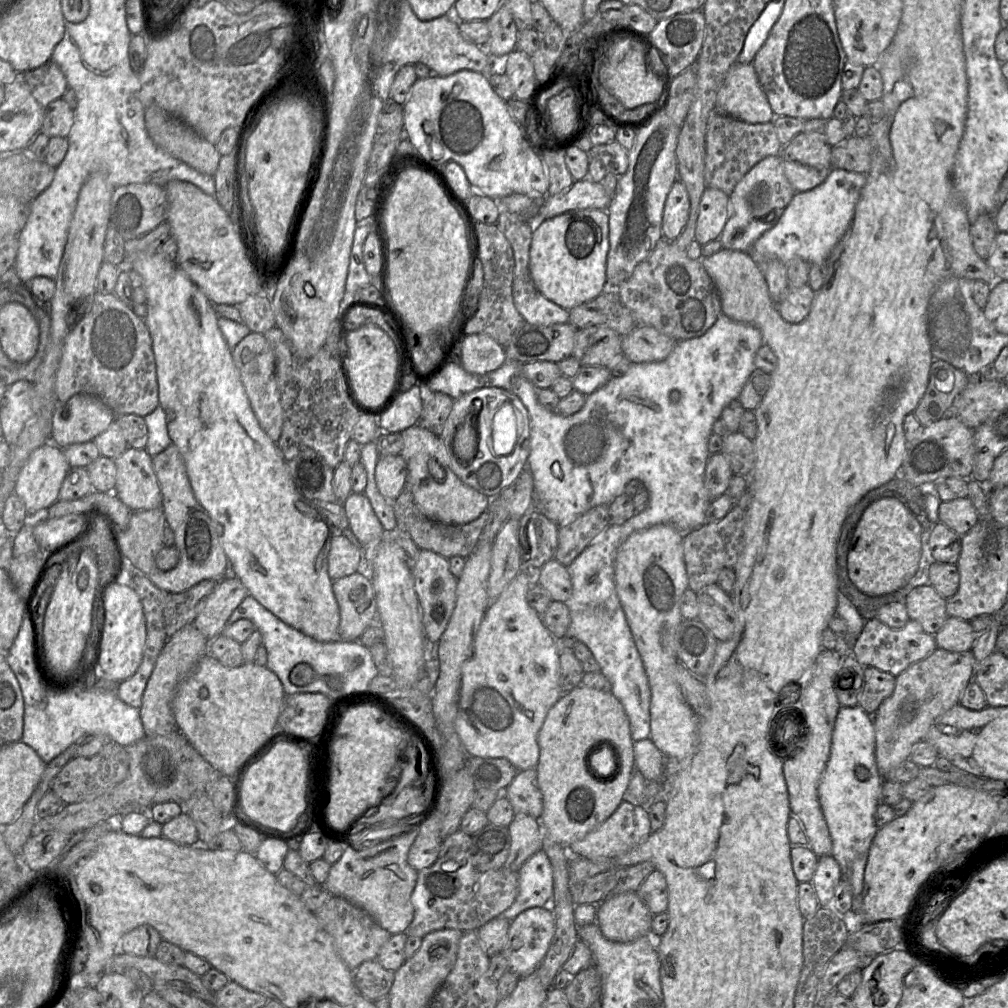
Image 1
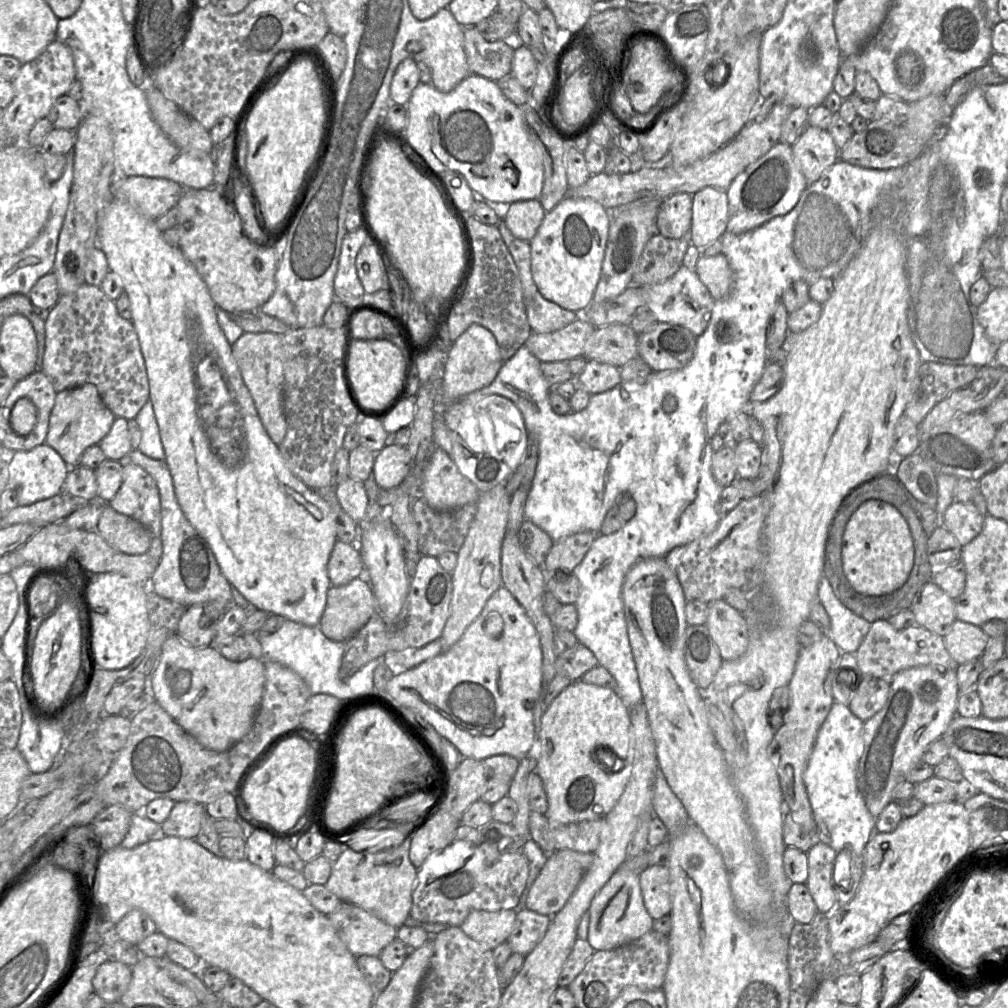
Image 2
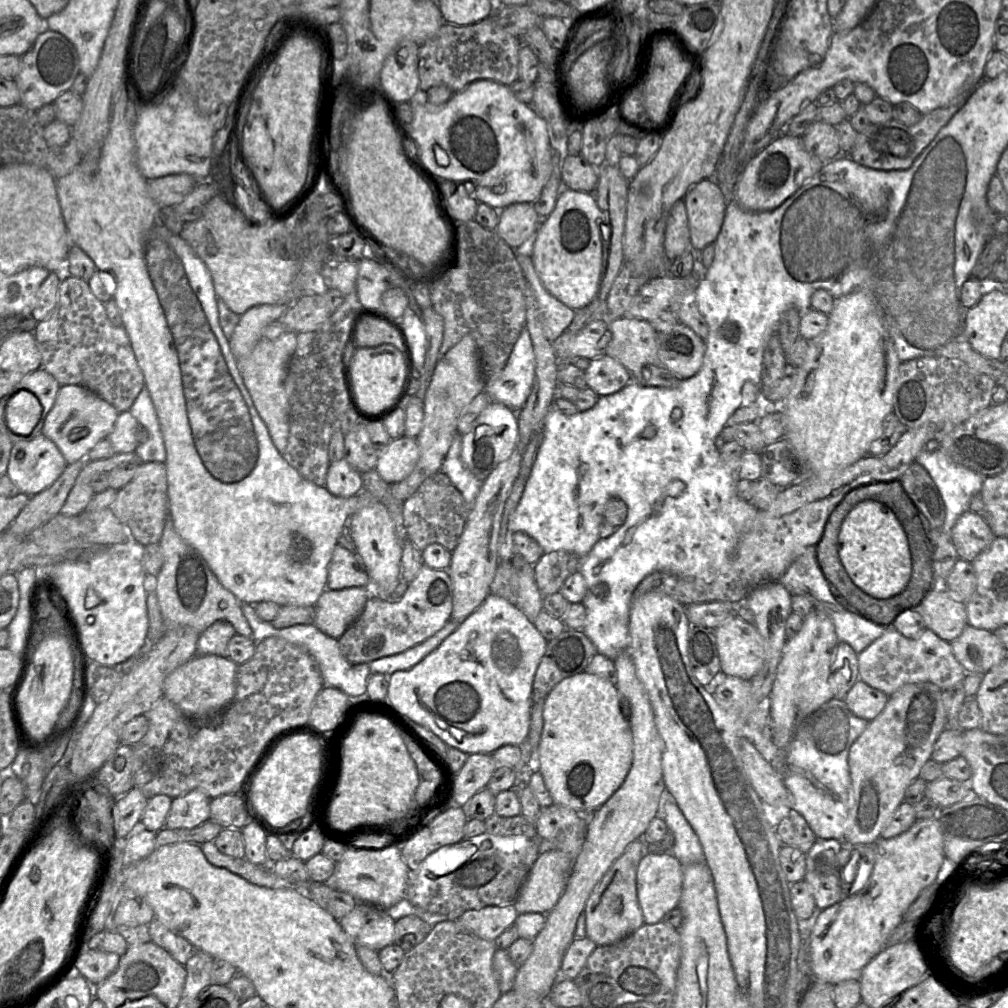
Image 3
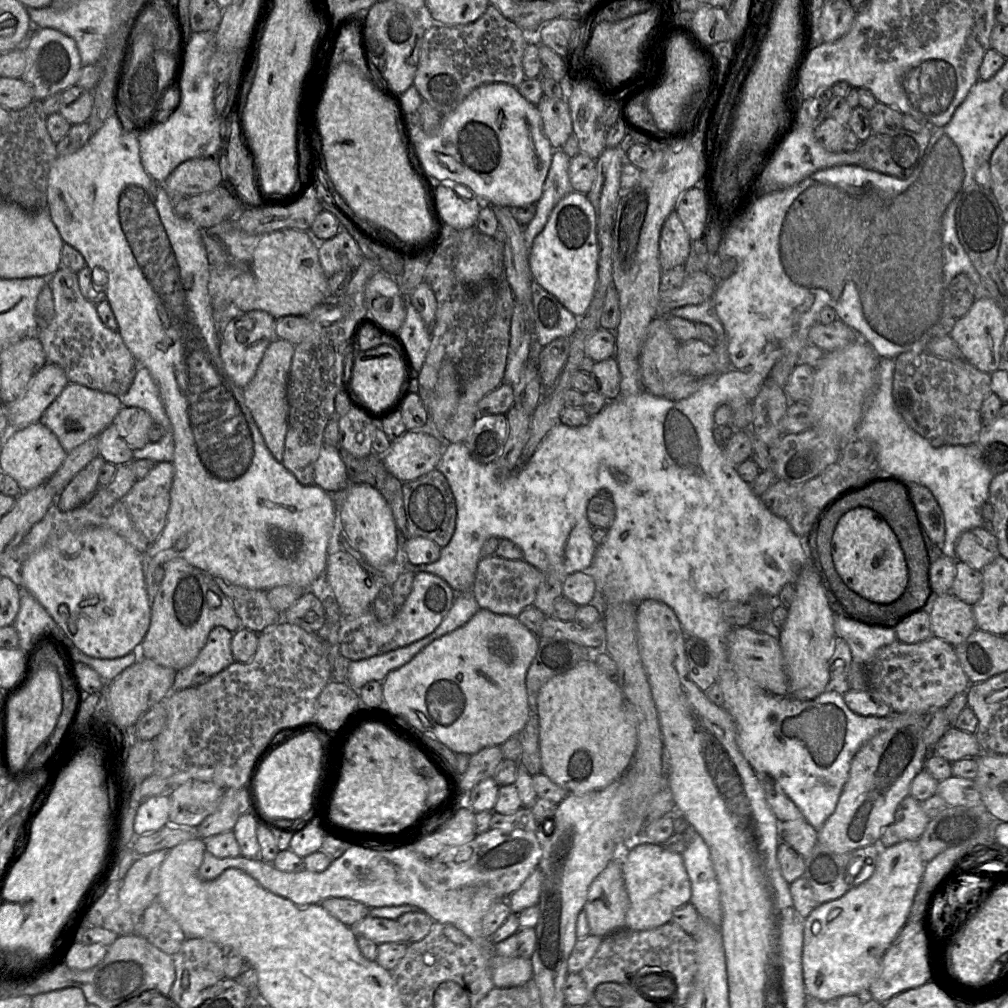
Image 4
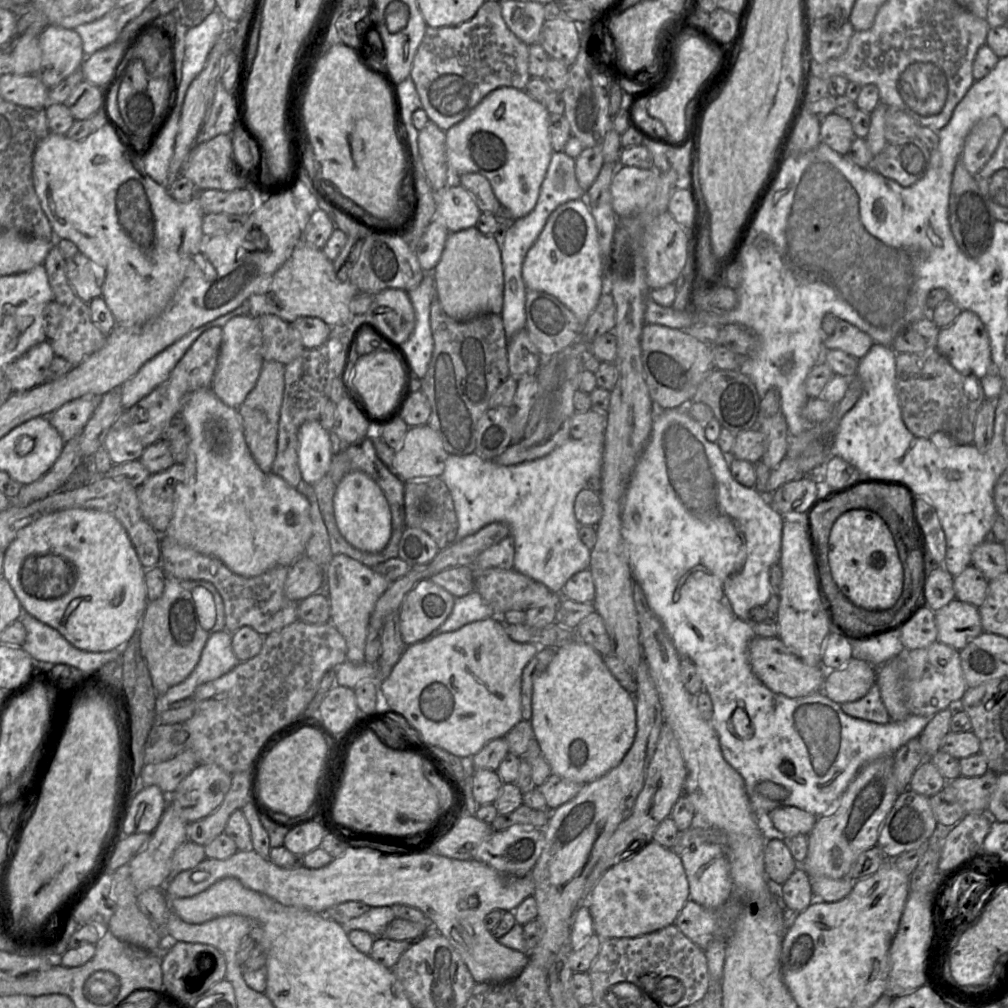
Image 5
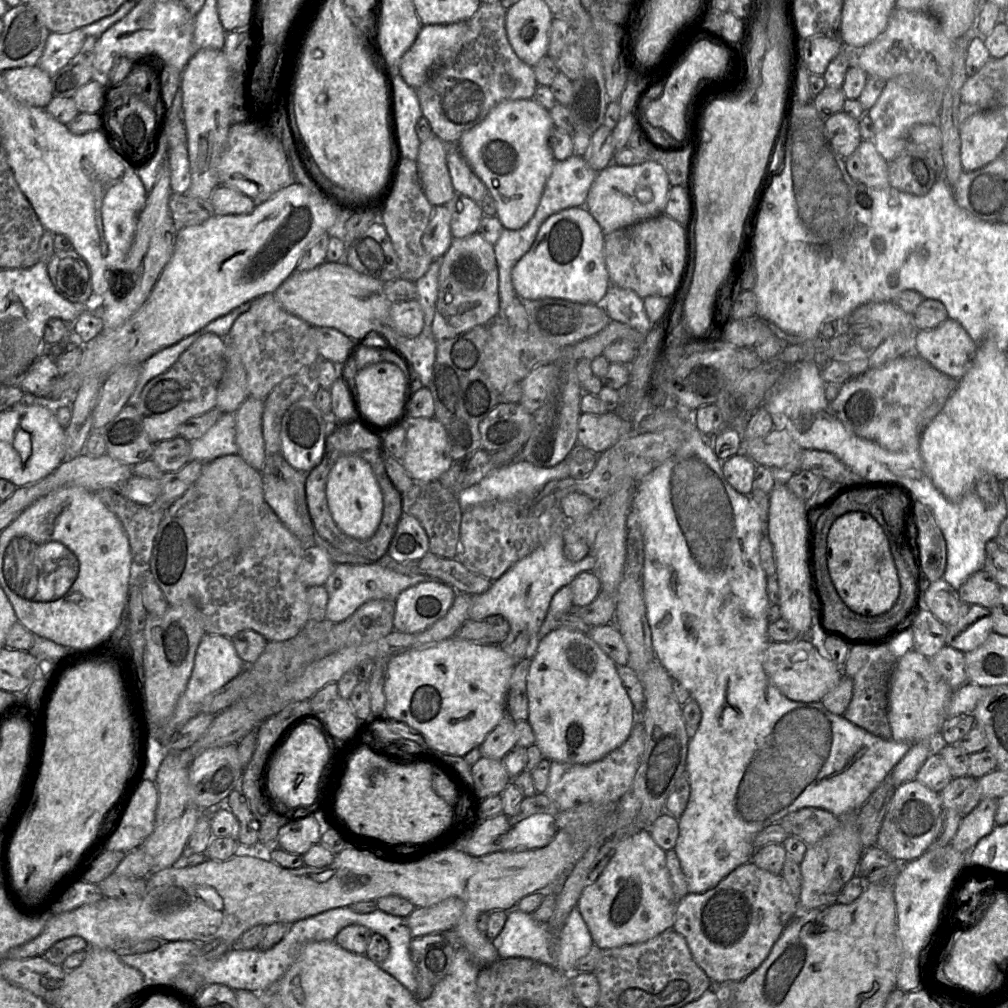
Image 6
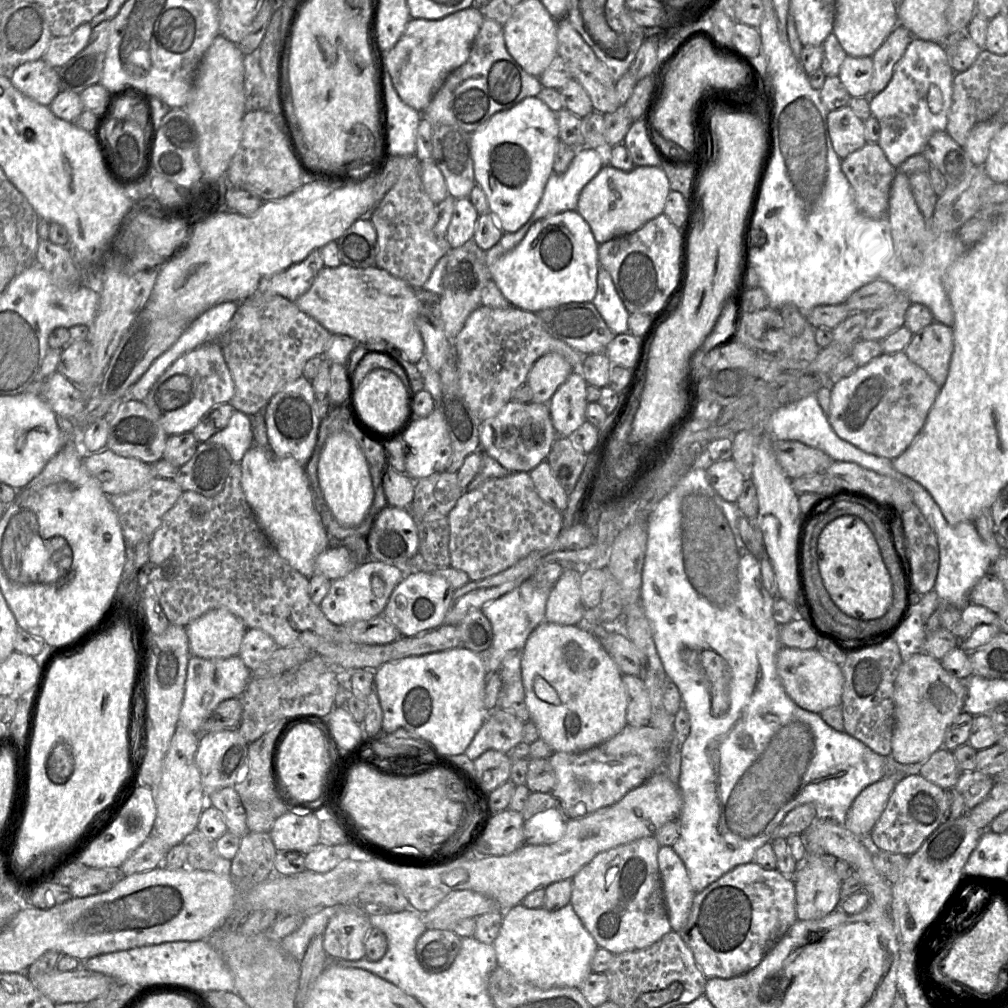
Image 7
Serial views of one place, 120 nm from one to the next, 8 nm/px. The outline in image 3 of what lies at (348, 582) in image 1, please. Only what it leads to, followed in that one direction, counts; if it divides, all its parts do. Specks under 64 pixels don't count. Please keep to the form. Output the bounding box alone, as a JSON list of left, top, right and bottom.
[314,587,372,640]

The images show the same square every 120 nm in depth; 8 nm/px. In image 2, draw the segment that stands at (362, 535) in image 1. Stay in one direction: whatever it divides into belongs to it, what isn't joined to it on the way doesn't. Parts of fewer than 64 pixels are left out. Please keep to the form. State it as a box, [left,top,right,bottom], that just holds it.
[334,477,369,524]

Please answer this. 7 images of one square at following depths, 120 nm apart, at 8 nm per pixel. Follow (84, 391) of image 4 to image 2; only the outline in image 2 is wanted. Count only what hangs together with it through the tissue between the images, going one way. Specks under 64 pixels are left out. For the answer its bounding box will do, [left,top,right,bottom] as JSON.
[46,383,116,466]

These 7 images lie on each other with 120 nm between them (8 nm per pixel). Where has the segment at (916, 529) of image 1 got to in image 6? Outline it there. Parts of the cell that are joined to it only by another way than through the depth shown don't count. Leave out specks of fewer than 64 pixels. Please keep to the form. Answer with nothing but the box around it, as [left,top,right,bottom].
[827,512,901,616]

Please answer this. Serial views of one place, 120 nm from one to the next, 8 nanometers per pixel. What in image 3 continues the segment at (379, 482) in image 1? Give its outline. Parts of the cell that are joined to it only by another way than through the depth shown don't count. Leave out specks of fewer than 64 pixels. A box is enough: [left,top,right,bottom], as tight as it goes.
[375,436,418,485]

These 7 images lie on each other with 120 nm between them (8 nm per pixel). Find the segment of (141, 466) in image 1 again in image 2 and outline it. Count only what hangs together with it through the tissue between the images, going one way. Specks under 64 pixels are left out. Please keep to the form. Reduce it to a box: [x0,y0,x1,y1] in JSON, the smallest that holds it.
[107,458,161,537]

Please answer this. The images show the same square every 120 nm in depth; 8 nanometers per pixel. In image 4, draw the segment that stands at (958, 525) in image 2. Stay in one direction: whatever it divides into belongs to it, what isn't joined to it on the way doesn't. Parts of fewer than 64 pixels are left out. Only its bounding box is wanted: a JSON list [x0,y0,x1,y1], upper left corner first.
[956,527,998,571]

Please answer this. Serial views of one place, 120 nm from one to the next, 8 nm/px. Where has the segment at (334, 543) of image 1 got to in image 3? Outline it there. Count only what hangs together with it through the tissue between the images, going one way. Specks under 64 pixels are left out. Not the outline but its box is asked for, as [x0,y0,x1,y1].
[327,544,371,589]

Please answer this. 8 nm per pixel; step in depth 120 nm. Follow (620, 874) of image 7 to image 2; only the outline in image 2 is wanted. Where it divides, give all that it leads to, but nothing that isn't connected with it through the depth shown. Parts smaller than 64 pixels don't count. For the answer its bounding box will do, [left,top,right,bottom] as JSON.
[639,865,670,920]

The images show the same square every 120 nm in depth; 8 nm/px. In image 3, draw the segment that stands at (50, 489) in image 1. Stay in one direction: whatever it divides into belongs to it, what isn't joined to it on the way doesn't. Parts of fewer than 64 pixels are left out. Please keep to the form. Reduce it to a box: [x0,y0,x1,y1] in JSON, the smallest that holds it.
[6,434,67,496]

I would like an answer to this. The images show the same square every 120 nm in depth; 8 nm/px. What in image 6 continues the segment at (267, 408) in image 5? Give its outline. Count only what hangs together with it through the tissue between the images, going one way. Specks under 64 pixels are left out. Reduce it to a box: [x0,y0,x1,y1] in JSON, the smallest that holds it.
[235,397,265,472]

